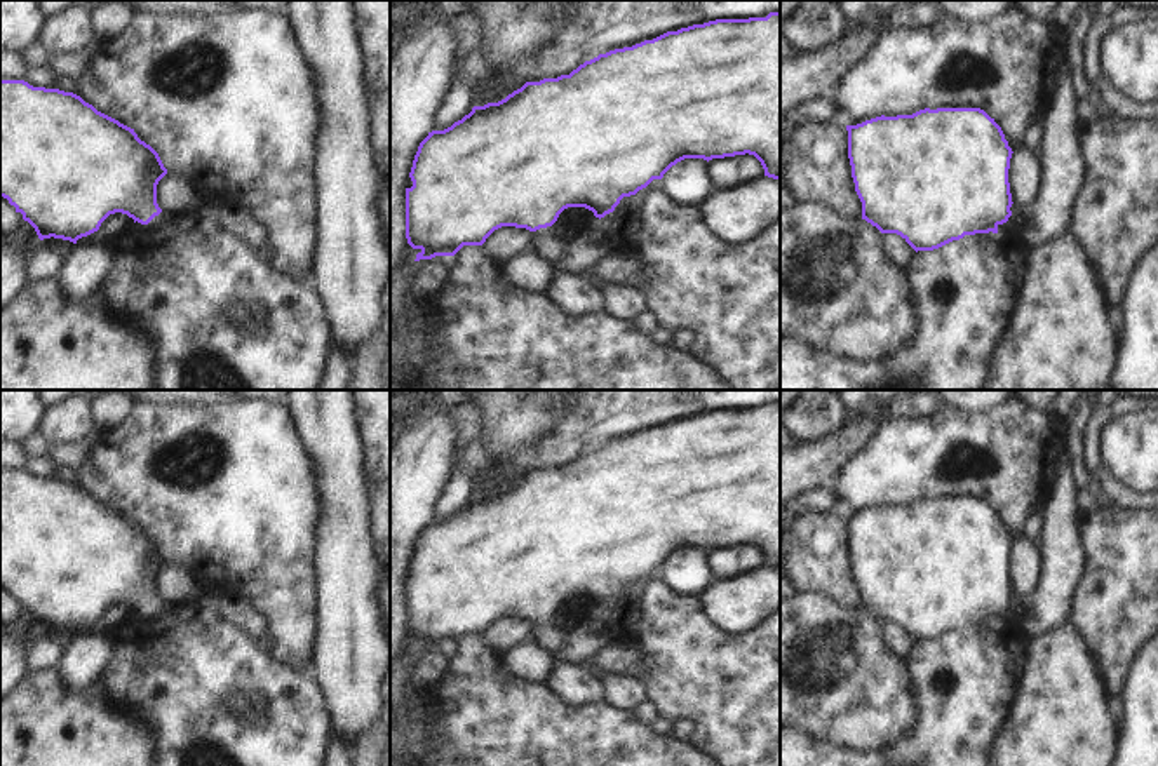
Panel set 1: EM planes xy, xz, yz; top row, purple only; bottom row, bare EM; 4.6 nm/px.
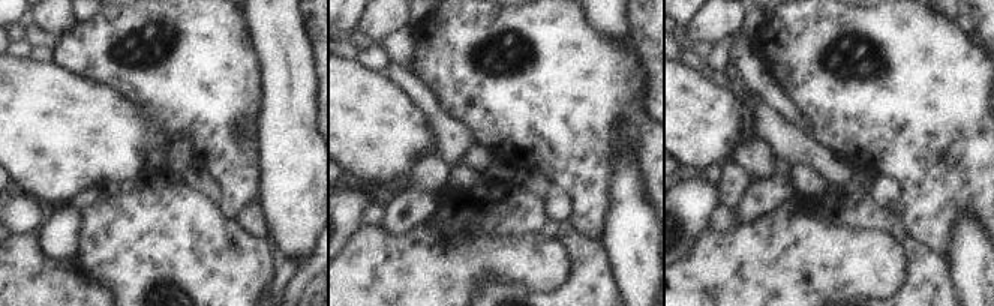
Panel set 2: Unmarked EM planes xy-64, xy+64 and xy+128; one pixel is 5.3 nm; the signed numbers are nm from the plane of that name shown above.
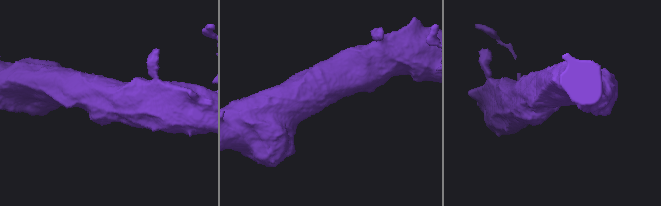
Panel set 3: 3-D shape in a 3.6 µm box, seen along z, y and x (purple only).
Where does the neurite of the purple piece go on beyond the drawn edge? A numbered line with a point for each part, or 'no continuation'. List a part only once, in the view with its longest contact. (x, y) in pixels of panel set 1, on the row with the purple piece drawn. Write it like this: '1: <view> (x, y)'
1: xy (140, 228)

